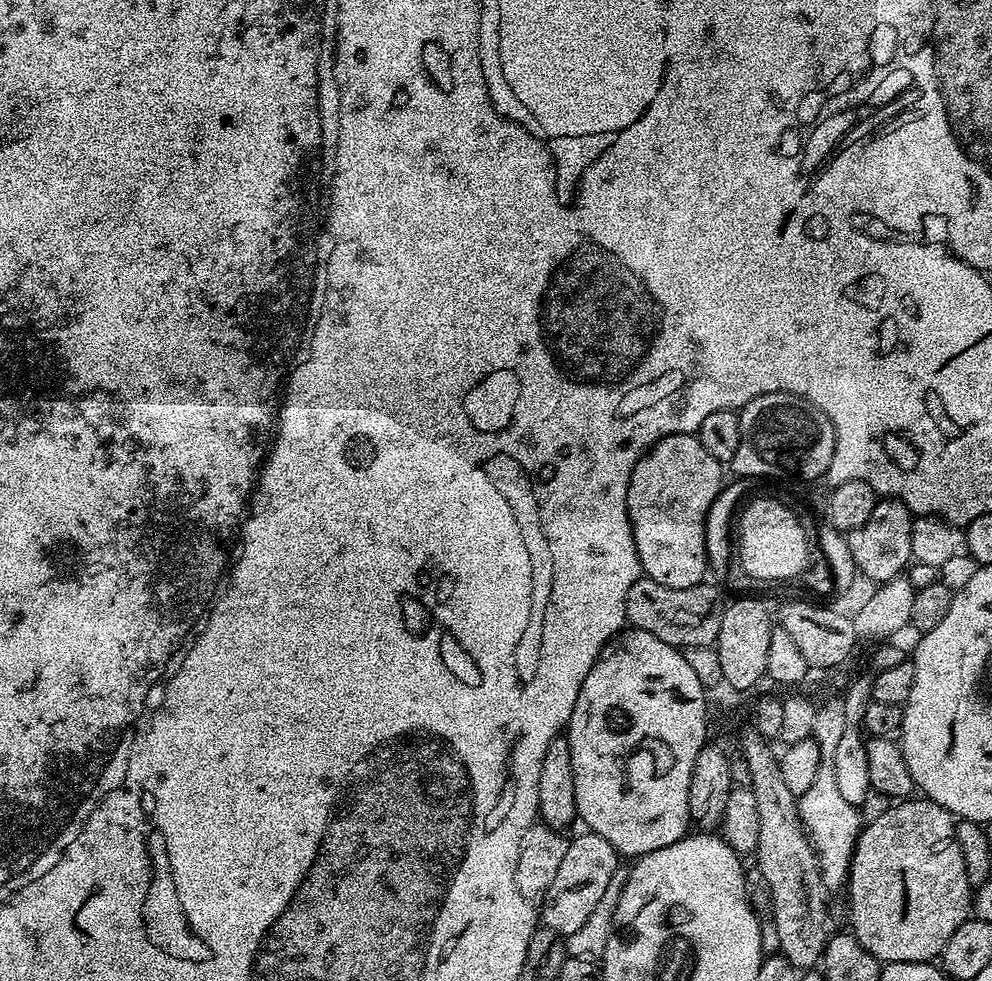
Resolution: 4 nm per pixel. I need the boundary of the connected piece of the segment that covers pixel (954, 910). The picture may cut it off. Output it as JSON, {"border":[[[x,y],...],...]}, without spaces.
{"border":[[[916,799],[893,803],[878,818],[867,821],[855,842],[849,866],[846,895],[850,931],[869,954],[884,964],[935,961],[950,942],[950,934],[970,918],[974,908],[974,886],[966,878],[966,862],[956,837],[957,821],[932,800]]]}

